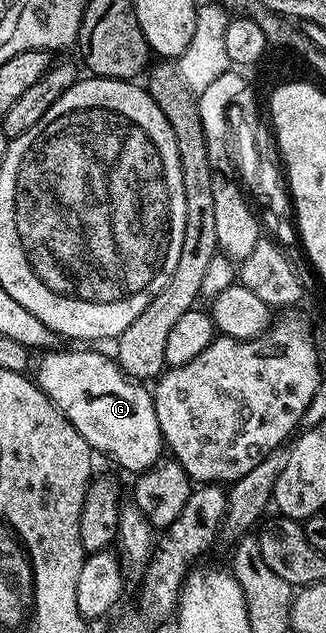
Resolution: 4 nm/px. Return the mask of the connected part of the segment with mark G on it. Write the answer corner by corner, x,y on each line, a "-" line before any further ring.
49,350
37,364
35,383
45,396
62,414
83,434
83,438
94,453
114,460
121,468
126,468
132,474
148,471
157,460
163,456
163,441
159,430
159,418
155,414
153,393
144,383
130,380
116,359
104,356
101,352
61,352

